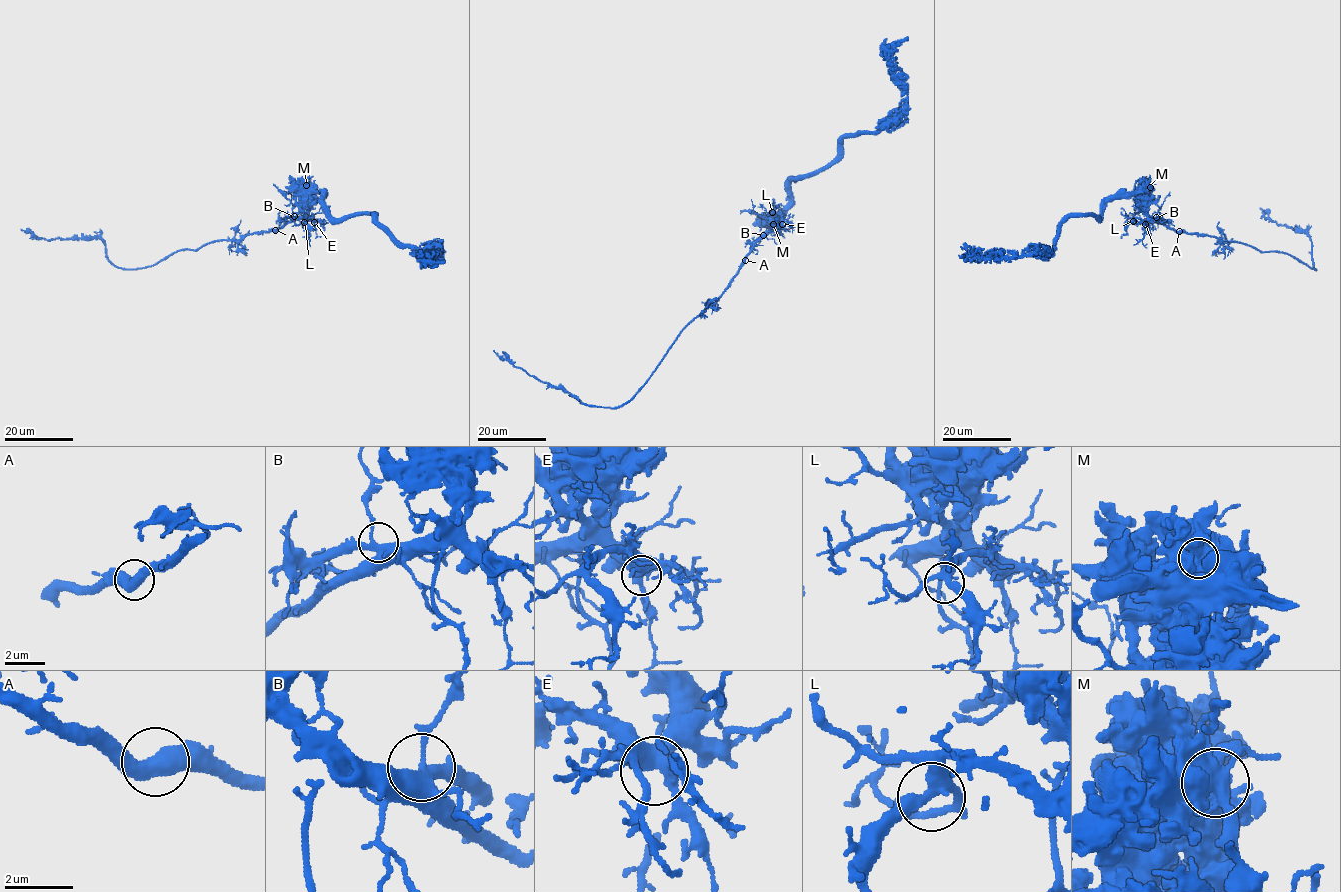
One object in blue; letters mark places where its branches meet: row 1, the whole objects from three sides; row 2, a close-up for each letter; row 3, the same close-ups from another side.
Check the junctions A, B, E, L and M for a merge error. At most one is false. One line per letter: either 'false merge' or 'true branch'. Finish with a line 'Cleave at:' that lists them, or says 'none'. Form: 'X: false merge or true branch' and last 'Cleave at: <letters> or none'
A: true branch
B: true branch
E: true branch
L: true branch
M: false merge
Cleave at: M

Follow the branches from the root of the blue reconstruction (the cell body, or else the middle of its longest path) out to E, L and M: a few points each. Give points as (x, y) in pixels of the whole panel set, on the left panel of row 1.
E: (273, 231), (295, 218), (309, 216), (314, 222)
L: (273, 231), (295, 218), (313, 218), (304, 222)
M: (273, 231), (306, 212), (306, 185)

